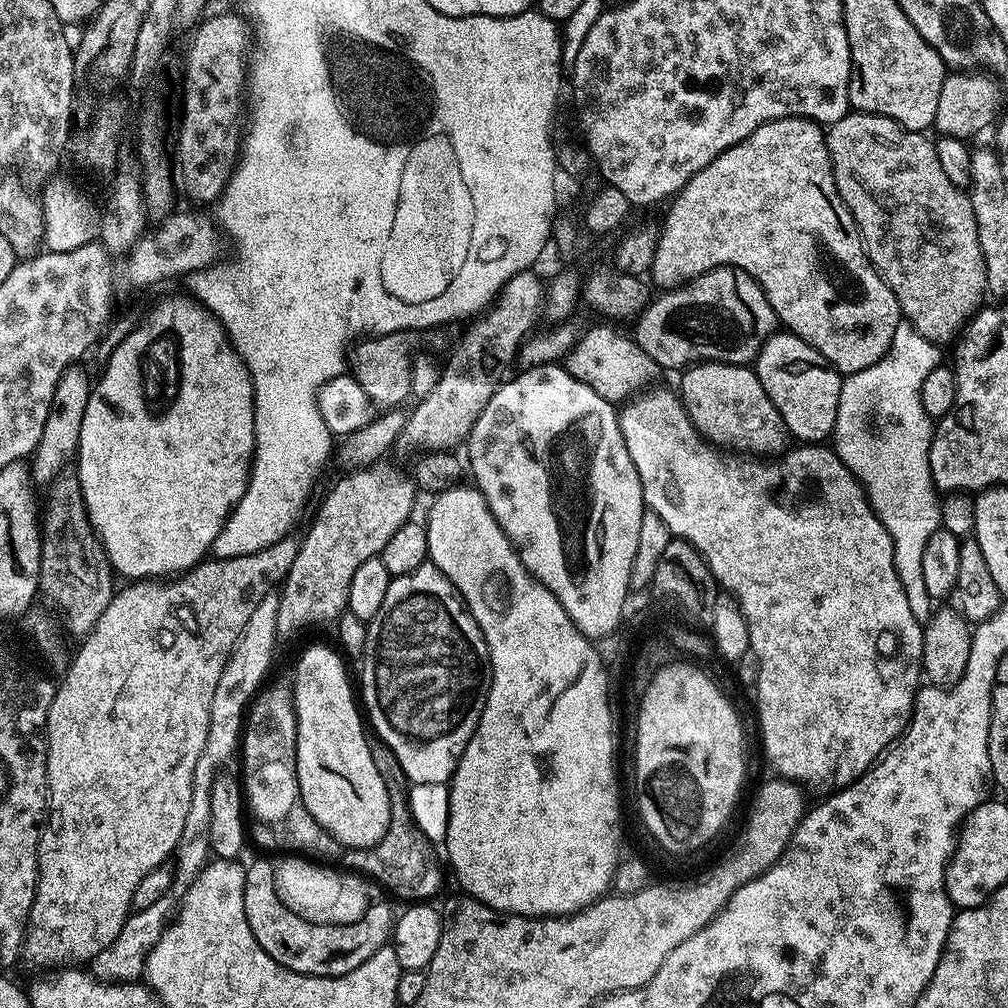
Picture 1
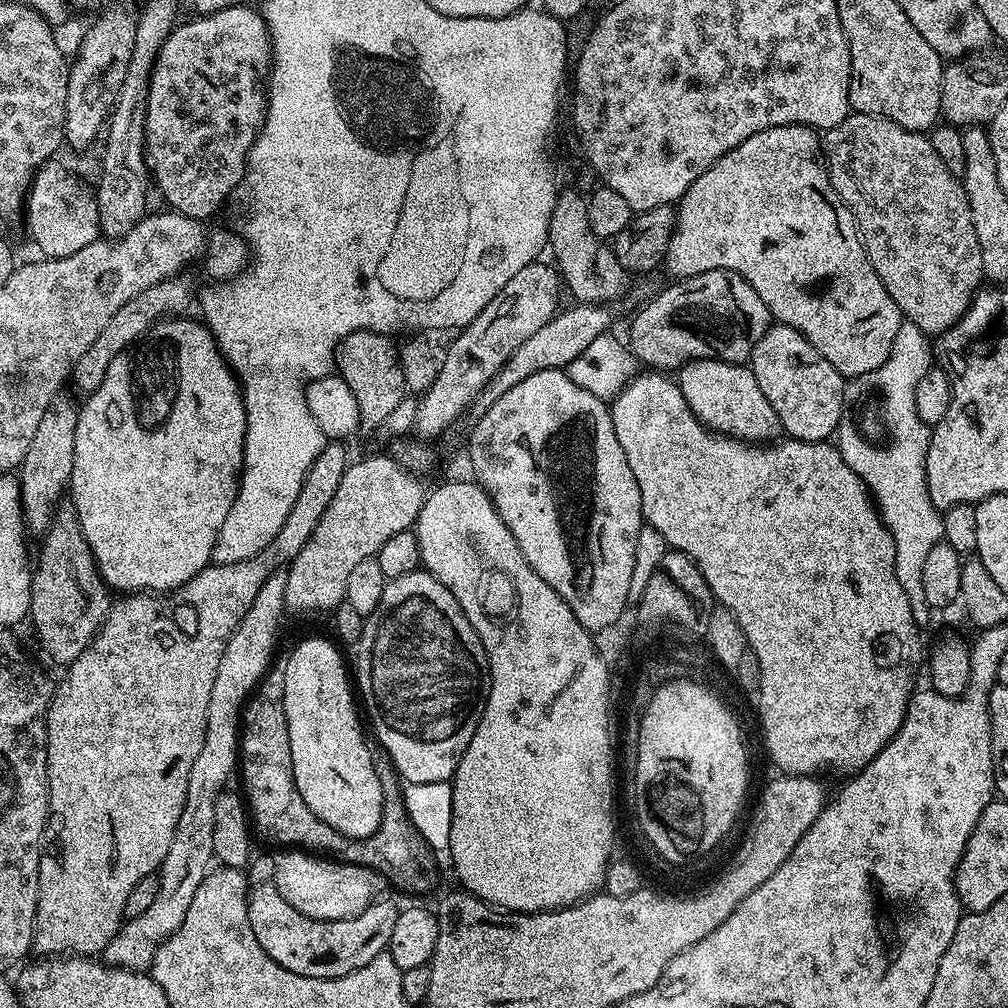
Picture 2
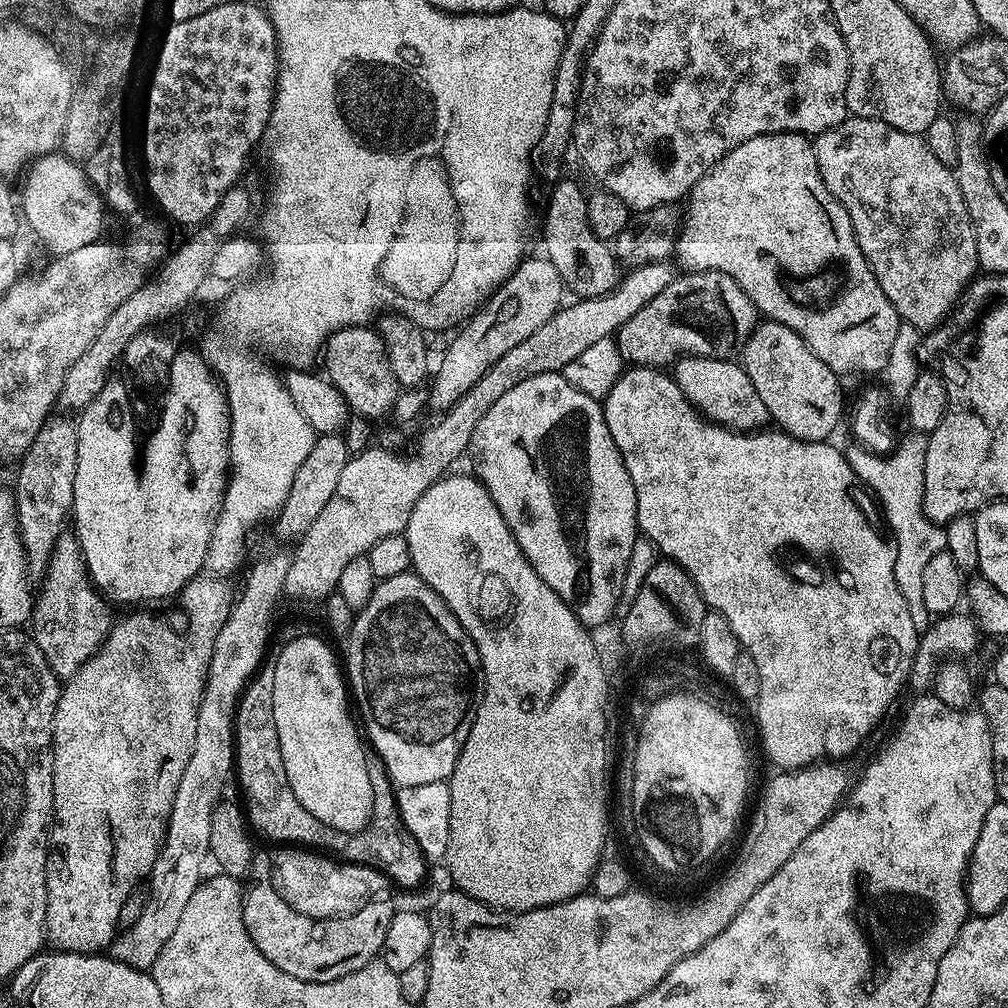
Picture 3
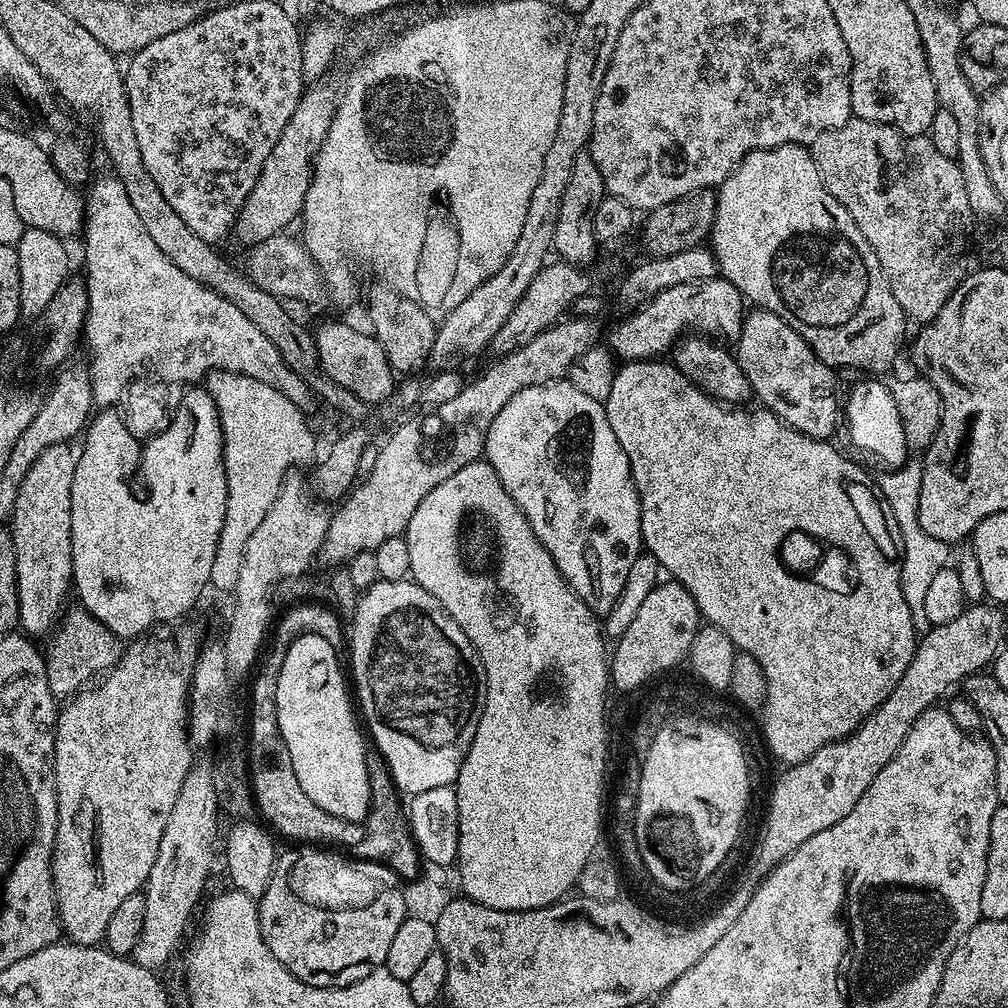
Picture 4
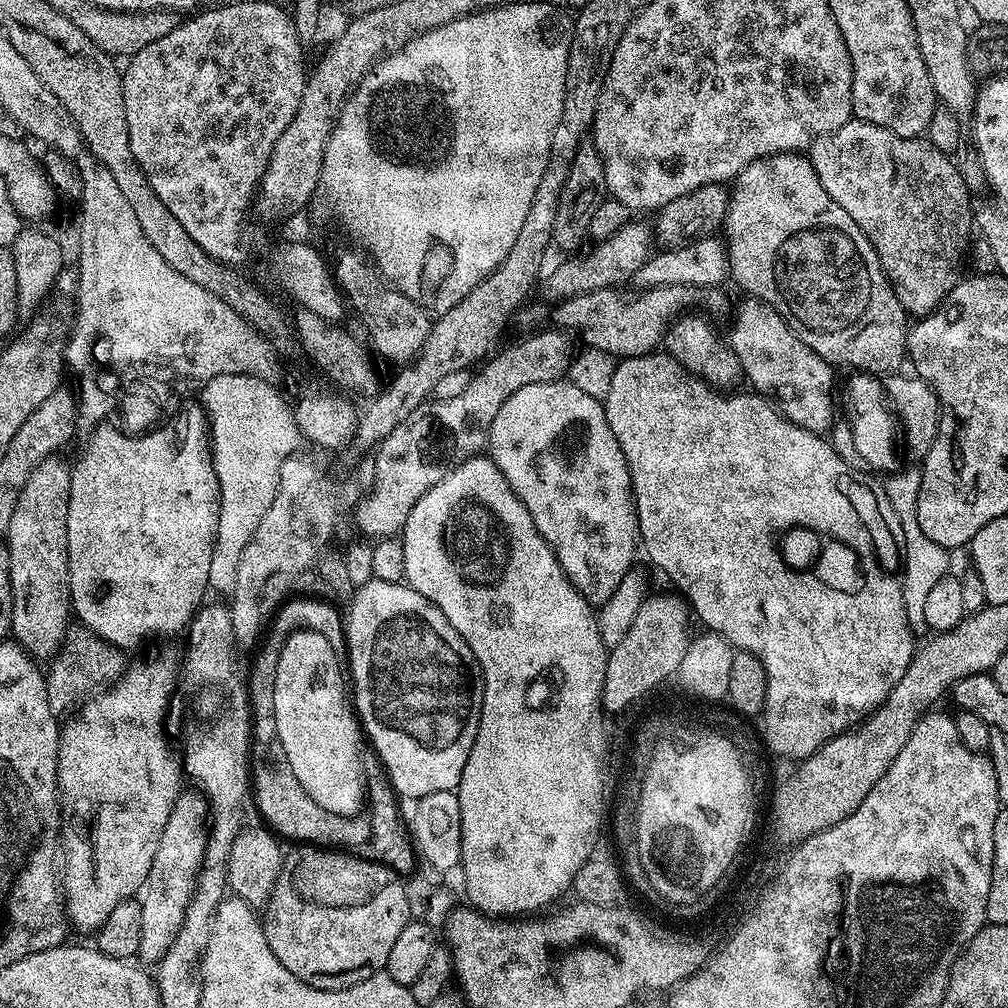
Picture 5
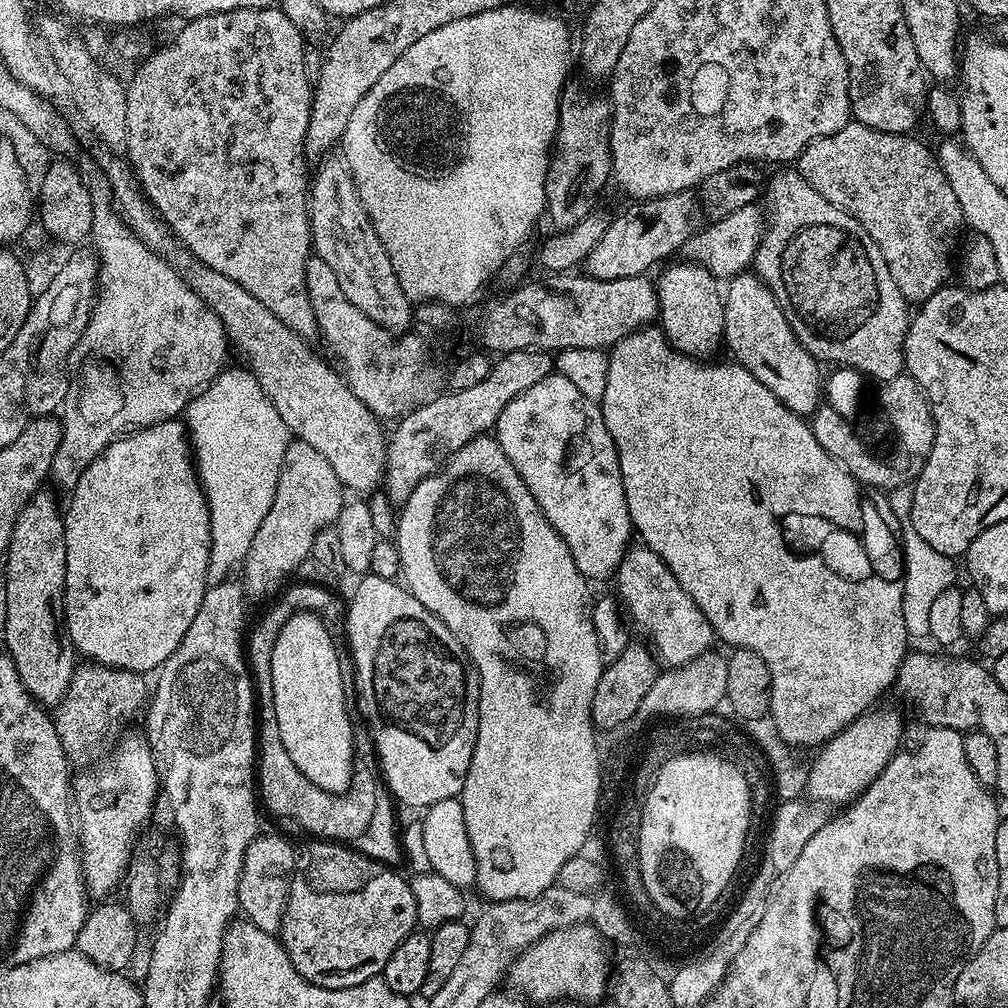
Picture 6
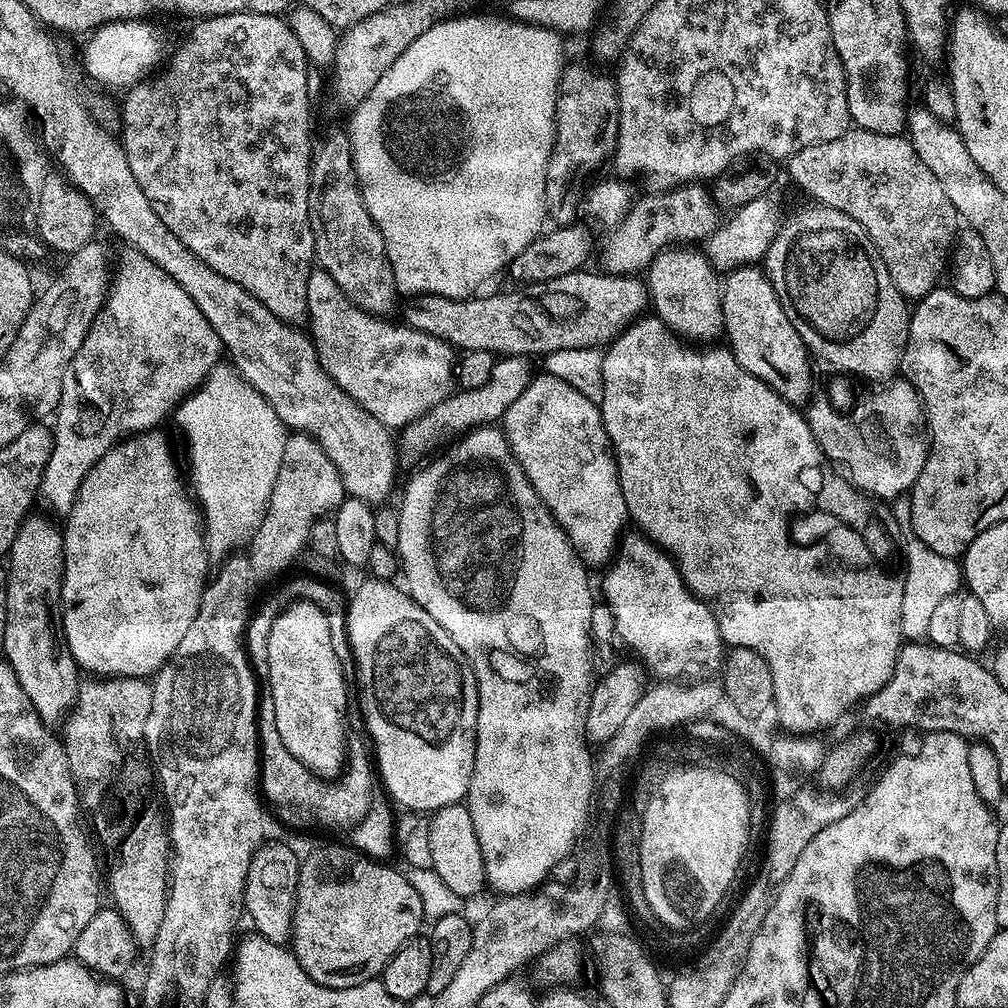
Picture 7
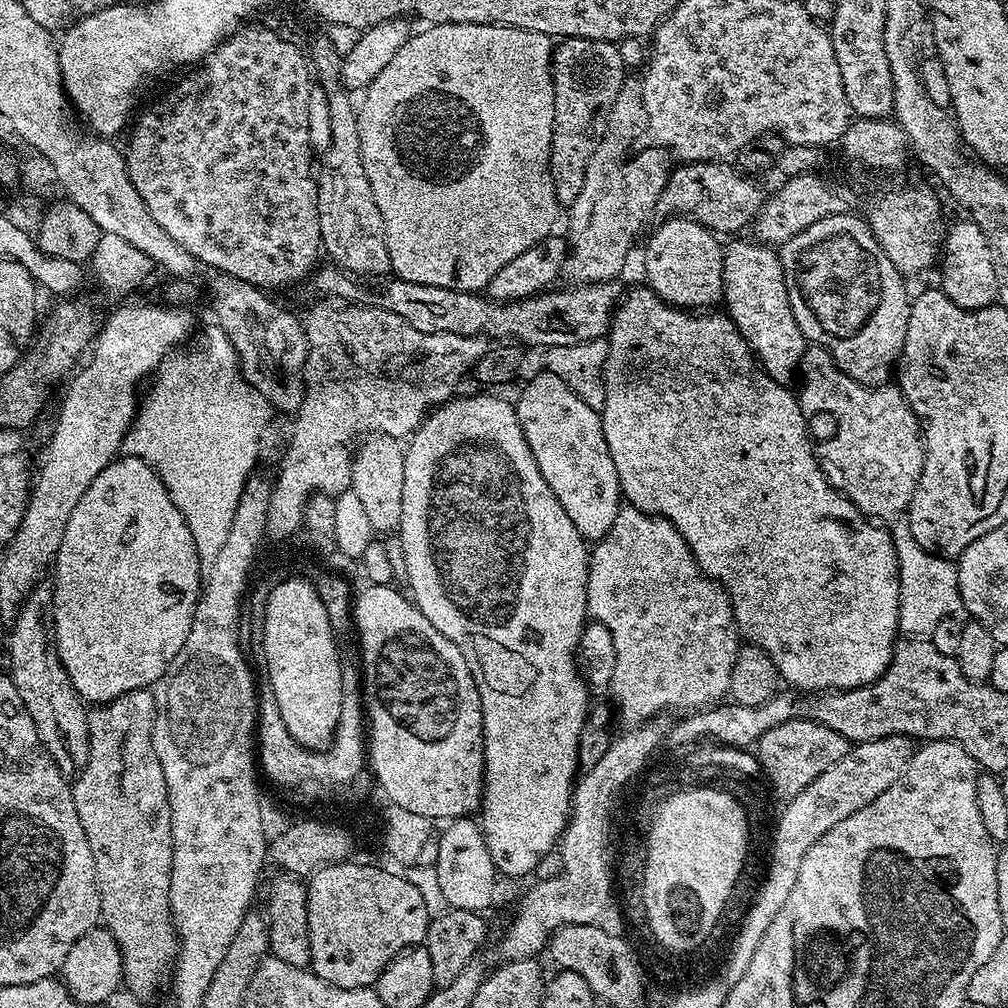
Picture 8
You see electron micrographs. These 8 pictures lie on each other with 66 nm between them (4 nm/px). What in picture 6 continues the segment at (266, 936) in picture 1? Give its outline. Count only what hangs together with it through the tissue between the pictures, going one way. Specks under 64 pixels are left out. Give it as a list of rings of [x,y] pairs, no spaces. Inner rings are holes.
[[[396,871],[393,876],[380,876],[380,880],[372,880],[372,884],[368,884],[368,888],[364,888],[364,892],[356,892],[356,896],[316,896],[316,893],[308,893],[307,888],[304,888],[302,884],[292,882],[288,891],[288,901],[284,907],[284,923],[280,925],[278,939],[284,945],[294,970],[298,970],[298,974],[302,974],[302,978],[306,978],[314,986],[322,986],[323,988],[349,988],[350,986],[358,986],[367,980],[377,979],[383,973],[386,962],[390,962],[390,954],[394,954],[394,950],[398,950],[400,943],[410,933],[417,931],[417,914],[418,906],[414,904],[412,885],[407,879],[403,880],[403,875],[399,871]]]

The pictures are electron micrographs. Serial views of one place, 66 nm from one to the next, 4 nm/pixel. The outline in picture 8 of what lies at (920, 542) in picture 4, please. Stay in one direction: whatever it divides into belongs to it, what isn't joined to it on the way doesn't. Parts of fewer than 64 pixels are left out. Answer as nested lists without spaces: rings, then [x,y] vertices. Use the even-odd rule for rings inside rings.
[[[901,514],[891,521],[890,531],[894,550],[898,554],[900,575],[900,632],[912,638],[924,638],[932,633],[938,622],[947,620],[961,611],[960,591],[956,564],[951,559],[934,556],[922,550],[910,534],[907,515]]]

